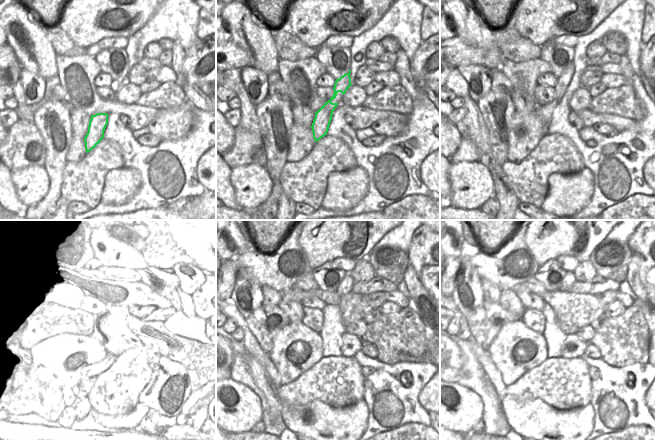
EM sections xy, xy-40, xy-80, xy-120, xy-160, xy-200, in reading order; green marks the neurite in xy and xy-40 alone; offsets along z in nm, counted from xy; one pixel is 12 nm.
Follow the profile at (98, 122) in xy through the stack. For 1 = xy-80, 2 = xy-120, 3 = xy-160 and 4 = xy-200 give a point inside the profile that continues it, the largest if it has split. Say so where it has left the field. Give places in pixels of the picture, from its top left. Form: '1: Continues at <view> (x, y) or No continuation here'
1: Continues at xy-80 (566, 80)
2: Continues at xy-120 (118, 300)
3: Continues at xy-160 (345, 286)
4: Continues at xy-200 (569, 278)

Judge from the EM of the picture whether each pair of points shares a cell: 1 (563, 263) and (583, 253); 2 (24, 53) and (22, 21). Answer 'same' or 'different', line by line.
1: different
2: same

